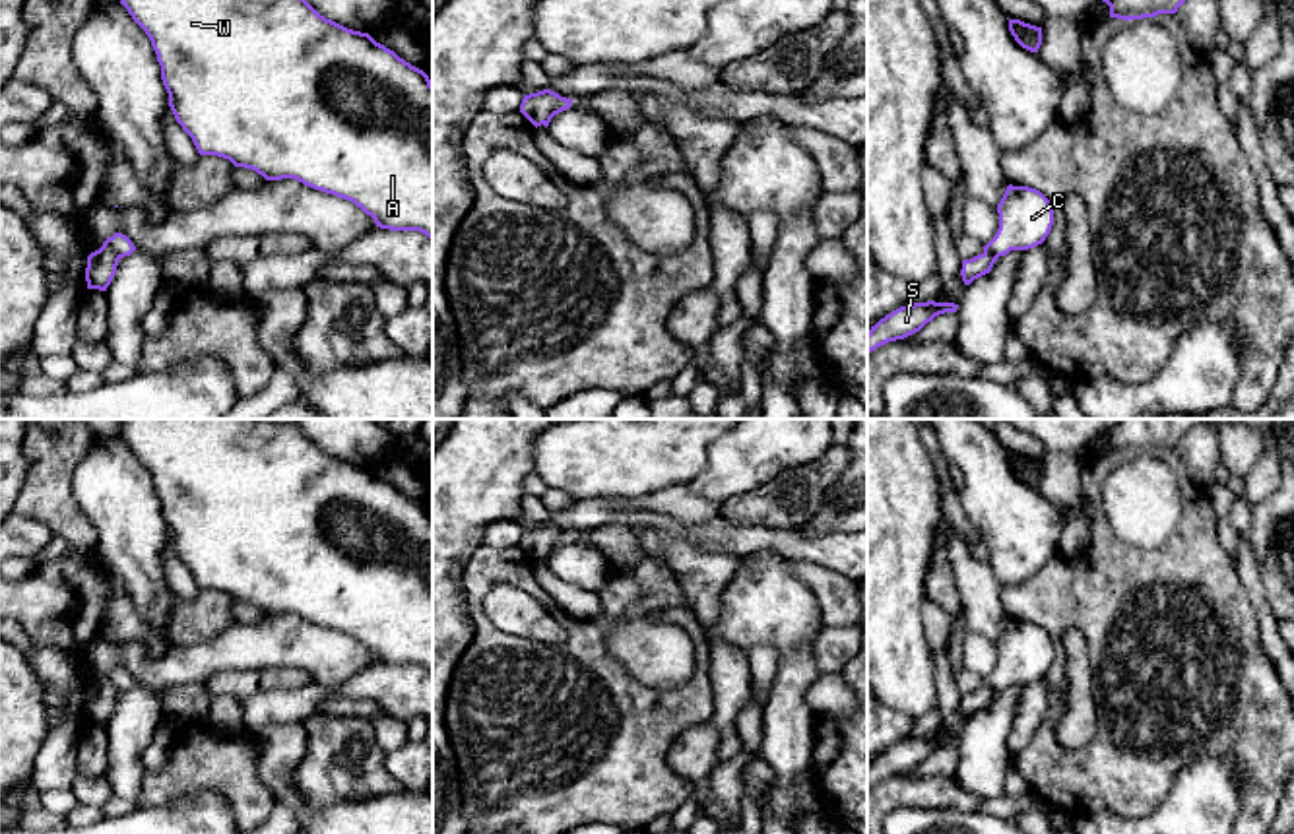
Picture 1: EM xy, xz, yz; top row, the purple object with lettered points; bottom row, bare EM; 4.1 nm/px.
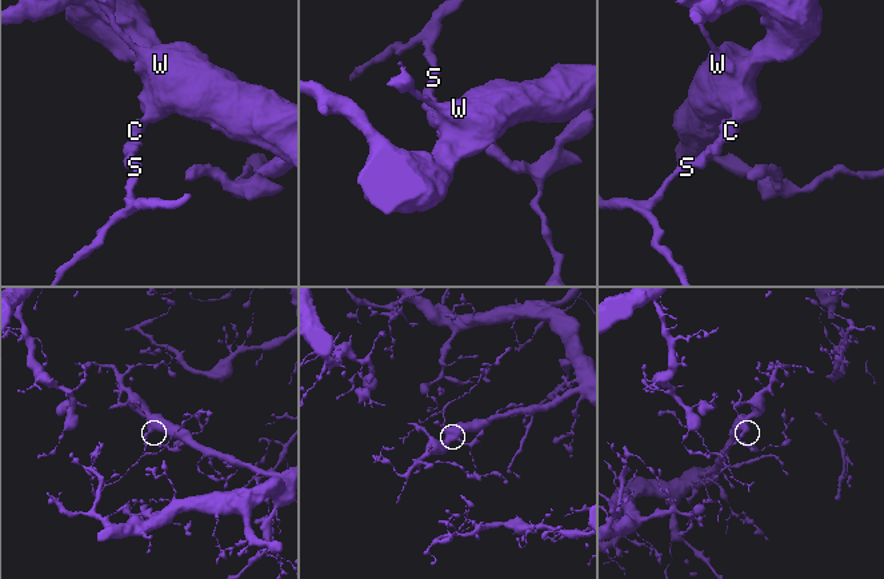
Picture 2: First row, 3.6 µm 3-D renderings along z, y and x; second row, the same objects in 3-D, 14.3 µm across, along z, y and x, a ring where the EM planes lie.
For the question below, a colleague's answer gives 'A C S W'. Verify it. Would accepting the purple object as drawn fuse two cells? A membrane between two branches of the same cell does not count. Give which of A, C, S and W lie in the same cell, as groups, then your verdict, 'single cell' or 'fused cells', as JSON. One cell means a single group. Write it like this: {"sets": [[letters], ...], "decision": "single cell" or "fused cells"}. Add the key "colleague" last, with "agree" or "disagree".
{"sets": [["A", "C", "W"], ["S"]], "decision": "fused cells", "colleague": "disagree"}

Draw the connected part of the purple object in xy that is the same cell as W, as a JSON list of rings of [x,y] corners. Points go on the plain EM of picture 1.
[[[118,419],[132,454],[146,465],[161,500],[169,541],[192,572],[200,590],[229,593],[235,601],[252,603],[266,615],[295,613],[305,621],[353,636],[380,663],[419,665],[433,673],[433,518],[429,510],[376,477],[369,467],[347,464],[320,450],[295,421],[262,419]]]

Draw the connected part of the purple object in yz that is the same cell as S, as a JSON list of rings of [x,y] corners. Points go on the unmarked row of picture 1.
[[[914,737],[900,741],[881,753],[871,764],[867,766],[867,787],[875,786],[877,782],[904,774],[916,766],[920,766],[927,756],[935,751],[945,747],[956,747],[958,739],[954,737]]]

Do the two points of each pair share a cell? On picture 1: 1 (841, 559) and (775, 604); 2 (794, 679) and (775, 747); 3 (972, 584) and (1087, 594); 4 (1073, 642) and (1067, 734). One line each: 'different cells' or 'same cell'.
1: different cells
2: same cell
3: different cells
4: same cell

